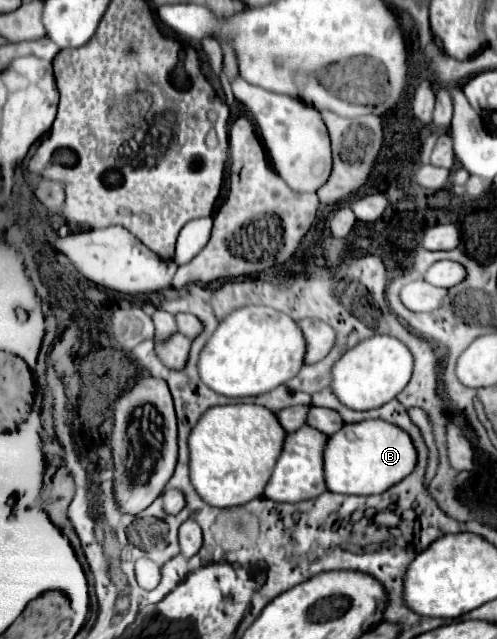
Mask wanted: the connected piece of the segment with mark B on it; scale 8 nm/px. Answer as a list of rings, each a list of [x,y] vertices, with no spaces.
[[[364,420],[358,424],[346,424],[342,432],[336,432],[328,438],[324,450],[324,470],[326,486],[330,492],[338,494],[356,494],[372,496],[386,492],[388,488],[402,482],[416,468],[416,448],[402,428],[382,422],[382,420]]]

